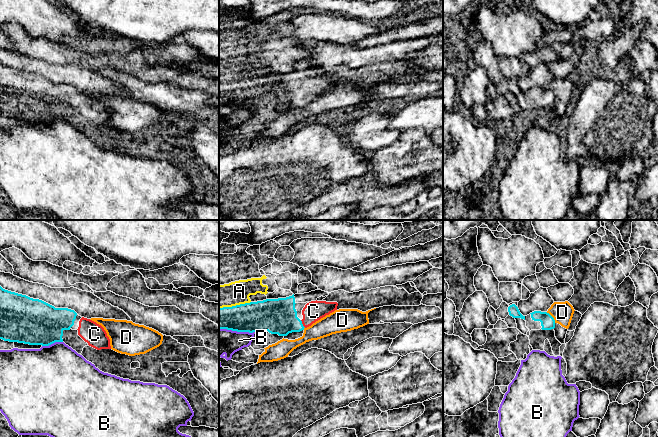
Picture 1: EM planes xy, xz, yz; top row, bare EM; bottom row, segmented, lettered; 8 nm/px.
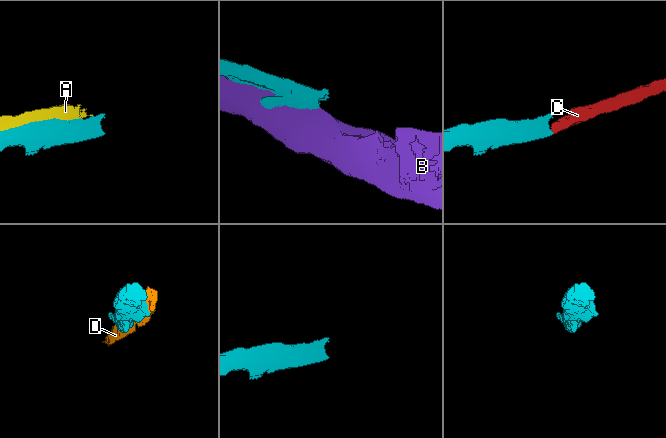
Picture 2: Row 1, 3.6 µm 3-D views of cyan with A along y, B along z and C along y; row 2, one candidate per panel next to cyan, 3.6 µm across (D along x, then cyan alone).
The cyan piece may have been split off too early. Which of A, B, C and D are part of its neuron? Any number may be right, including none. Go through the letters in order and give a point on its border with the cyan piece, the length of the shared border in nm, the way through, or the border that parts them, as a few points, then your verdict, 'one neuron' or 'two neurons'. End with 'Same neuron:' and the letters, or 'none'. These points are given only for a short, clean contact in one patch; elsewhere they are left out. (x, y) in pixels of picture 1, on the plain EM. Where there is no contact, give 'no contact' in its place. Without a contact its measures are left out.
A: contact xz (234, 82); length 260 nm; two neurons
B: contact xz (237, 107); length 280 nm; two neurons
C: contact xz (302, 100); length 80 nm; way xz (278, 92), (287, 98), (302, 100), (313, 87); one neuron
D: contact yz (552, 93); length 120 nm; two neurons
Same neuron: C

